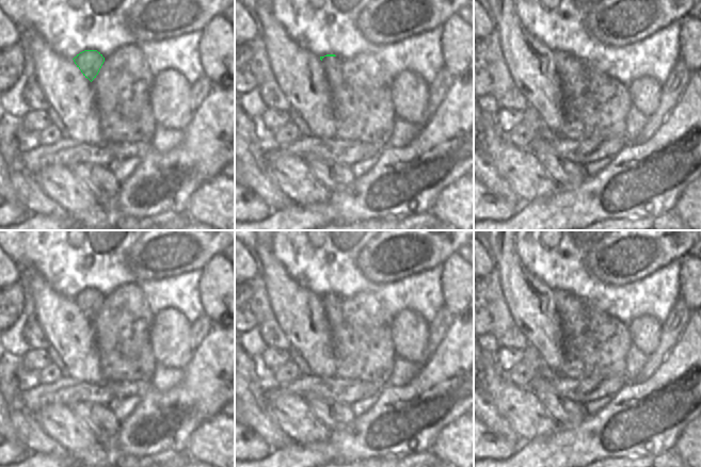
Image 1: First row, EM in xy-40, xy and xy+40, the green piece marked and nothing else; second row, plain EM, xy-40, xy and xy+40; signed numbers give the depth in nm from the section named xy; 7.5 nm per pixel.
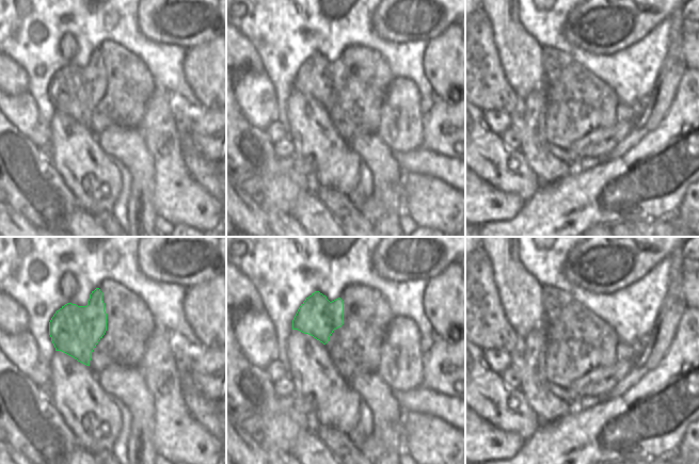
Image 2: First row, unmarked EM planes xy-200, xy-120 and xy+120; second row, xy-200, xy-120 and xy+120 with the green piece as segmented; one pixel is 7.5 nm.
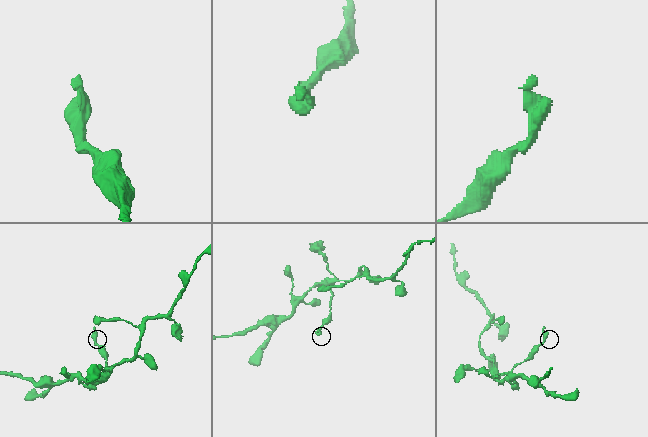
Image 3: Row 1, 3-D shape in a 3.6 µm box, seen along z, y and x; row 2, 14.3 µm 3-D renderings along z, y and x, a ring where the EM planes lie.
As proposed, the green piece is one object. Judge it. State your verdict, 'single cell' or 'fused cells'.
fused cells

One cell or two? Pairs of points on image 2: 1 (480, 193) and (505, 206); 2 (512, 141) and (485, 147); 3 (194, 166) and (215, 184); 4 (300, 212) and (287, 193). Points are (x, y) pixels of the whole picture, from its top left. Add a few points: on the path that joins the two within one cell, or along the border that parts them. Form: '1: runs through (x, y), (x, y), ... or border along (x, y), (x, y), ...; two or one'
1: runs through (487, 197), (499, 200); one
2: border along (501, 136), (502, 142), (509, 149), (518, 150); two
3: runs through (200, 169), (209, 178); one
4: border along (311, 190), (304, 190), (299, 194), (289, 213); two

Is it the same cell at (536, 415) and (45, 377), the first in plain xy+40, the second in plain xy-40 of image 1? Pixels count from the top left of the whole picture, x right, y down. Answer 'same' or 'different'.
different

